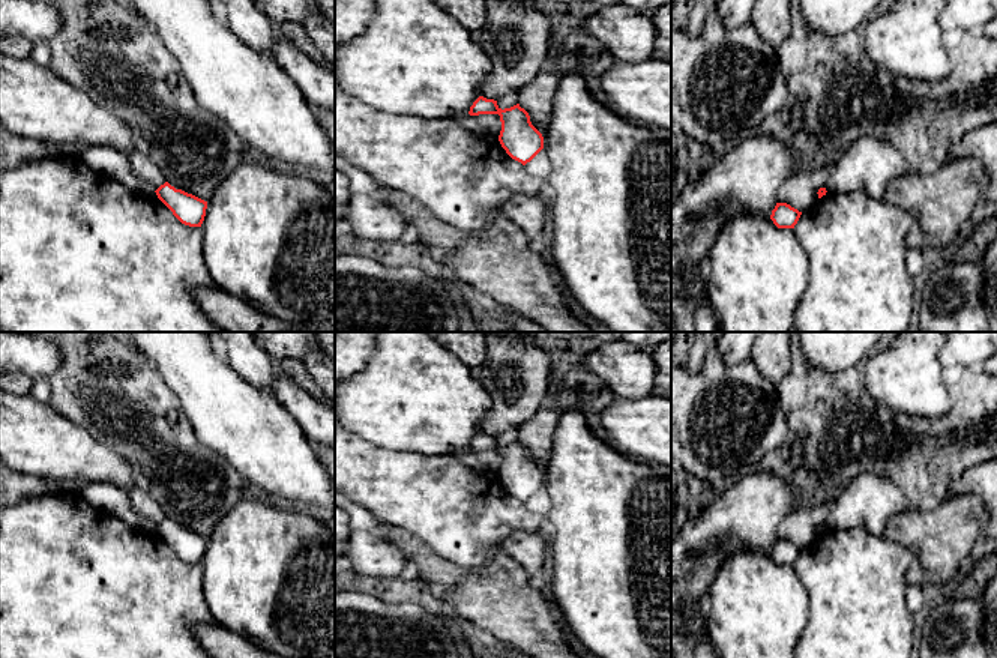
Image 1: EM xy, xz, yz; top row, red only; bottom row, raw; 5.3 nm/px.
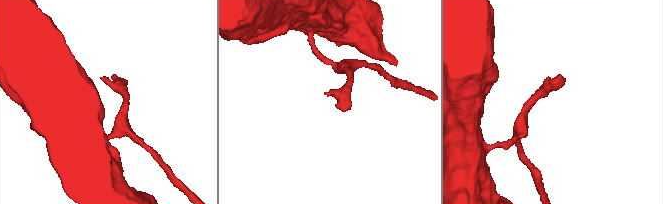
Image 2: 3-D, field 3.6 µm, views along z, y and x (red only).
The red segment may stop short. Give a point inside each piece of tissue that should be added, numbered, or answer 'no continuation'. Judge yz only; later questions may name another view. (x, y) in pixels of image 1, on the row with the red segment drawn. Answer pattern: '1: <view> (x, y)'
no continuation

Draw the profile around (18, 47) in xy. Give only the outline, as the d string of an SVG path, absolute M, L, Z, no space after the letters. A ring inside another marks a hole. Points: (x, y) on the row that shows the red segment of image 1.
M3 36L0 38L0 54L14 59L30 59L33 42L24 36Z

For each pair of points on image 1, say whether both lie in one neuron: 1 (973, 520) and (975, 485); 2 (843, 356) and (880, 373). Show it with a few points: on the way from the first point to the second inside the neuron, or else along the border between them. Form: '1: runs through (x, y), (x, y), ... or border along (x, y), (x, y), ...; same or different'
1: border along (952, 495), (975, 495), (981, 501); different
2: border along (873, 355), (865, 362); different

